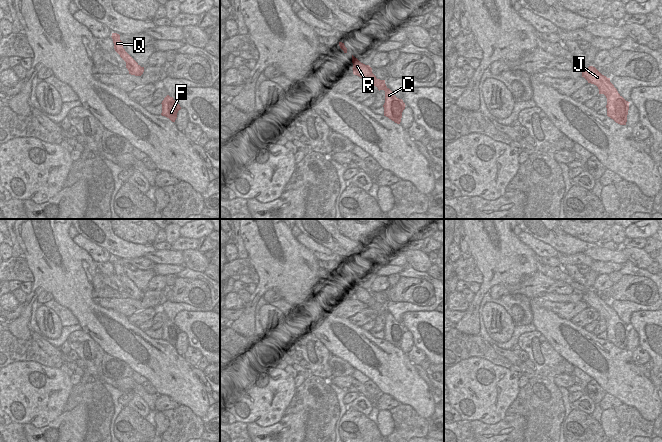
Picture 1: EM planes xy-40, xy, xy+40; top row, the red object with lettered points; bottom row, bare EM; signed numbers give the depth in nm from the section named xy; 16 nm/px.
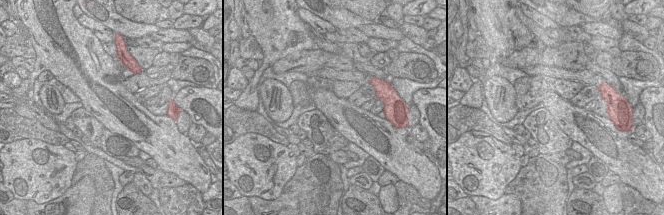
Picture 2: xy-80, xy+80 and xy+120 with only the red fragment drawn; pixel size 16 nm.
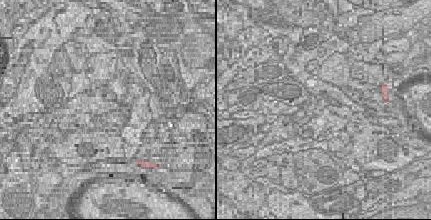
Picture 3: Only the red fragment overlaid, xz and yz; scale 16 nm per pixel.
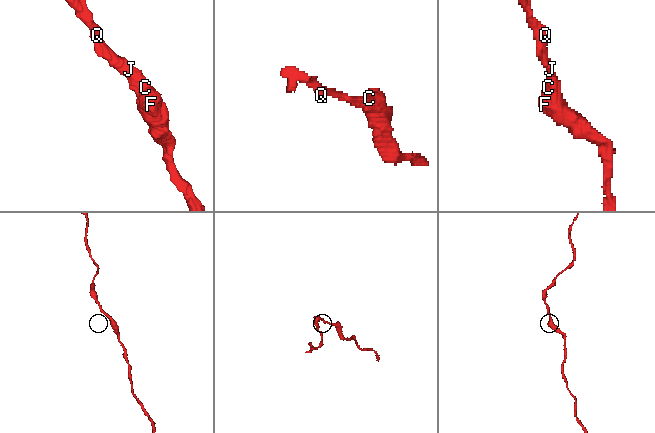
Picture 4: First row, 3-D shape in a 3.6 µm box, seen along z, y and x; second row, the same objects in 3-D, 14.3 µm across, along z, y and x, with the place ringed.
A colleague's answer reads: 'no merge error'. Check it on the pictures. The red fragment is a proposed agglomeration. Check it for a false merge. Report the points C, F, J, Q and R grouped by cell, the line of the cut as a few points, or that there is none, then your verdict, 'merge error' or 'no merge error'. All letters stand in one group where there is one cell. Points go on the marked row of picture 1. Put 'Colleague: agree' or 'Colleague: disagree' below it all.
groups C F J Q R; cut none; no merge error
Colleague: agree

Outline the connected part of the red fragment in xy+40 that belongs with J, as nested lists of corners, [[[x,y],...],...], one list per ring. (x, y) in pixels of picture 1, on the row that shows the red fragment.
[[[589,66],[582,70],[582,77],[588,83],[594,84],[599,89],[599,94],[604,94],[607,98],[607,116],[620,125],[626,125],[629,103],[626,101],[610,82],[610,78],[602,75],[595,67]]]

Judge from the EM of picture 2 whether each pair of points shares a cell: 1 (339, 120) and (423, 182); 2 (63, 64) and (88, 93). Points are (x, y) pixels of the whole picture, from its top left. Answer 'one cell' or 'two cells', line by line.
1: one cell
2: one cell

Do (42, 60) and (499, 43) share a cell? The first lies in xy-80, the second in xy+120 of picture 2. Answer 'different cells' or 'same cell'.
same cell

